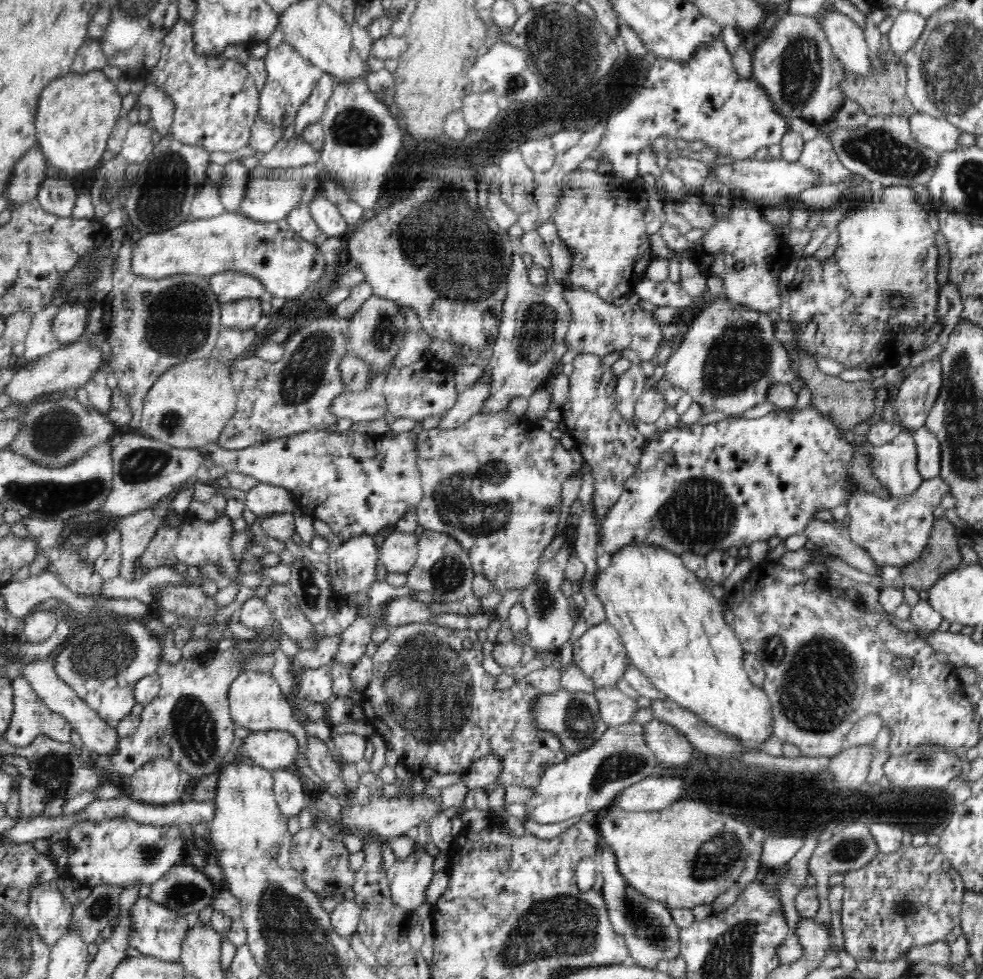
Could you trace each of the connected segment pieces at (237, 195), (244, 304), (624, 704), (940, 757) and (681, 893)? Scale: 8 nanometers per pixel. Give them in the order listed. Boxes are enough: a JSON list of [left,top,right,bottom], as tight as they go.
[[219,158,248,213],[221,299,263,330],[594,687,636,727],[884,744,962,788],[597,799,755,910]]

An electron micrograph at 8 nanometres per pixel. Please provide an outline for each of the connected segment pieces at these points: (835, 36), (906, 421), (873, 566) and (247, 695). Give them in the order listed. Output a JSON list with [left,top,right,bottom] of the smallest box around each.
[[822,7,872,76],[891,358,942,430],[803,518,881,576],[226,671,323,790]]

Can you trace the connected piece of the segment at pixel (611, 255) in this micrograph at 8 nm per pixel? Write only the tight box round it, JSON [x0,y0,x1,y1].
[551,190,654,303]

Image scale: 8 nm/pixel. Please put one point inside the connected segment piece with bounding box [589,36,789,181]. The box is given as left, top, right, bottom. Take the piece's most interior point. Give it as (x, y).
(704, 98)

